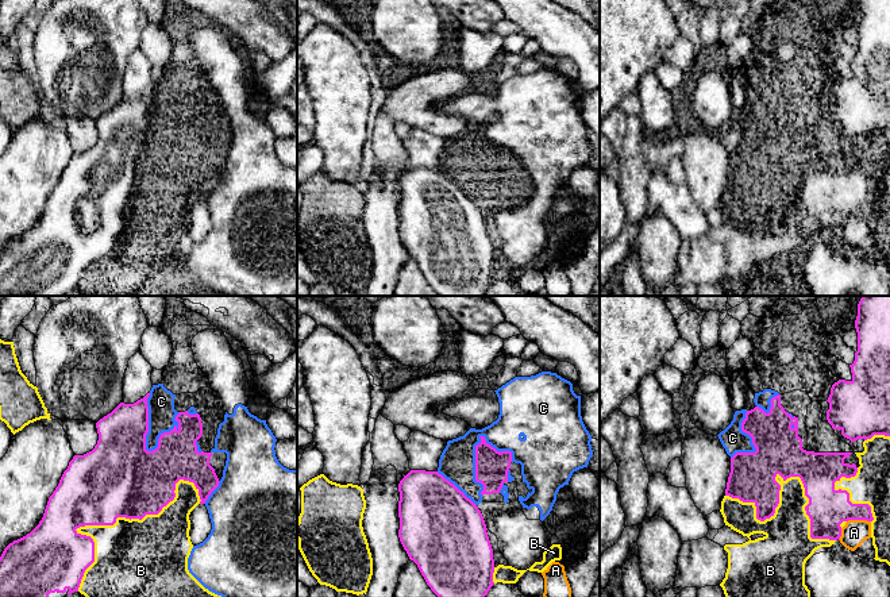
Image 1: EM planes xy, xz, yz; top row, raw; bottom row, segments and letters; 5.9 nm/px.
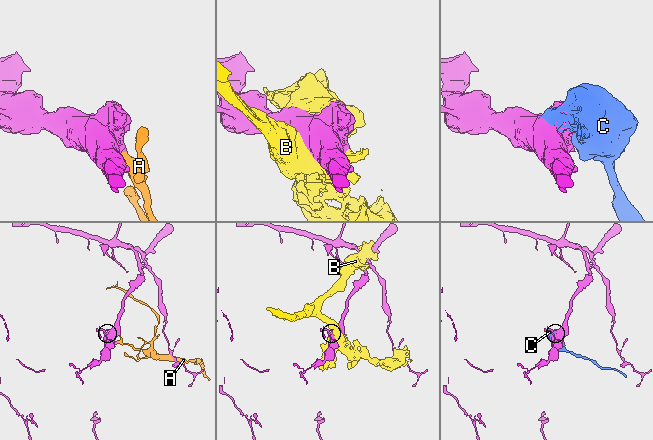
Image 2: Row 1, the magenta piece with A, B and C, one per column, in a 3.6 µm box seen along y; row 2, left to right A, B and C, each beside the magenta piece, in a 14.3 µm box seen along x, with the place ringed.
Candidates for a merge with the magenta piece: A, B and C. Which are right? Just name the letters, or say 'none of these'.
none of these

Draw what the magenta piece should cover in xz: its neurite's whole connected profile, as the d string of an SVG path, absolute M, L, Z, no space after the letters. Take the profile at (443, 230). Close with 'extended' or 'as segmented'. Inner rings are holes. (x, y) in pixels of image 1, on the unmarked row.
M411 167L398 189L398 235L431 288L439 296L483 296L494 282L494 257L478 204L438 169Z; as segmented

